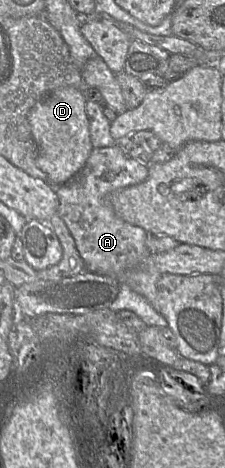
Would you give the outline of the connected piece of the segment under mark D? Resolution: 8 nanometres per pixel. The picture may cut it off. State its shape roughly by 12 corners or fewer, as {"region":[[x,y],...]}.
{"region":[[60,87],[28,121],[54,188],[92,152],[82,90]]}

